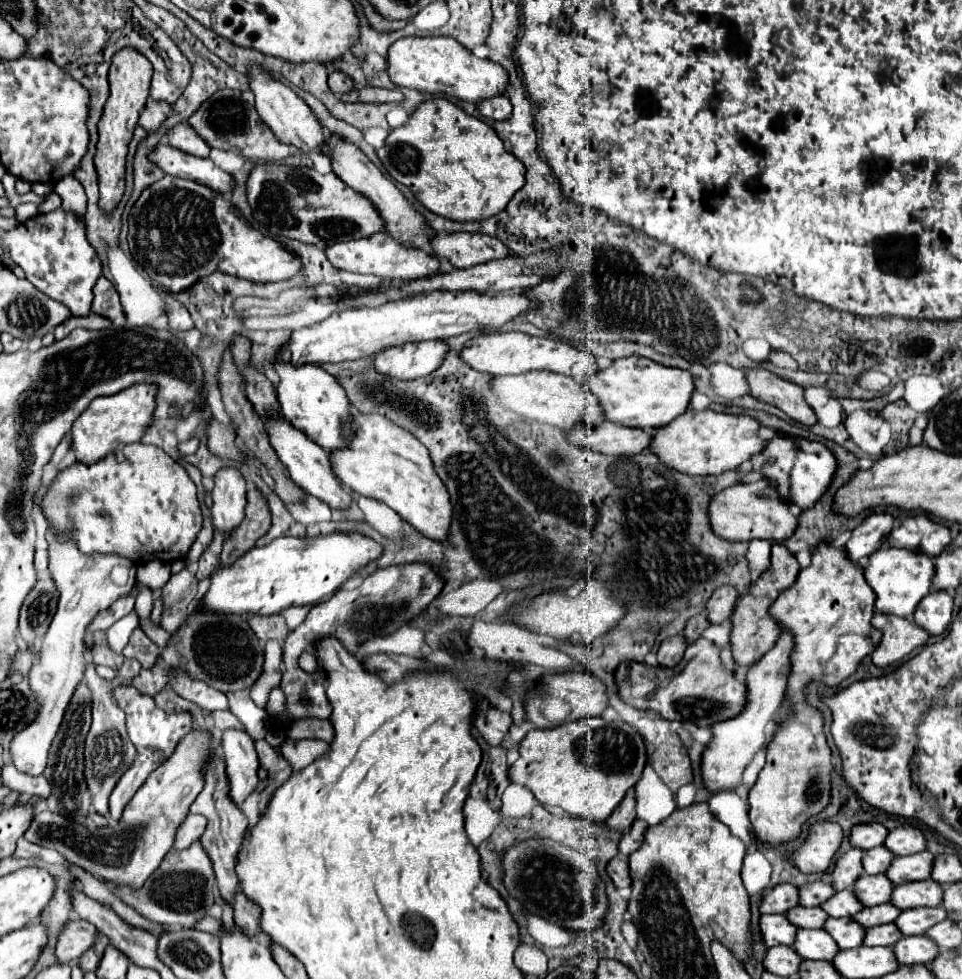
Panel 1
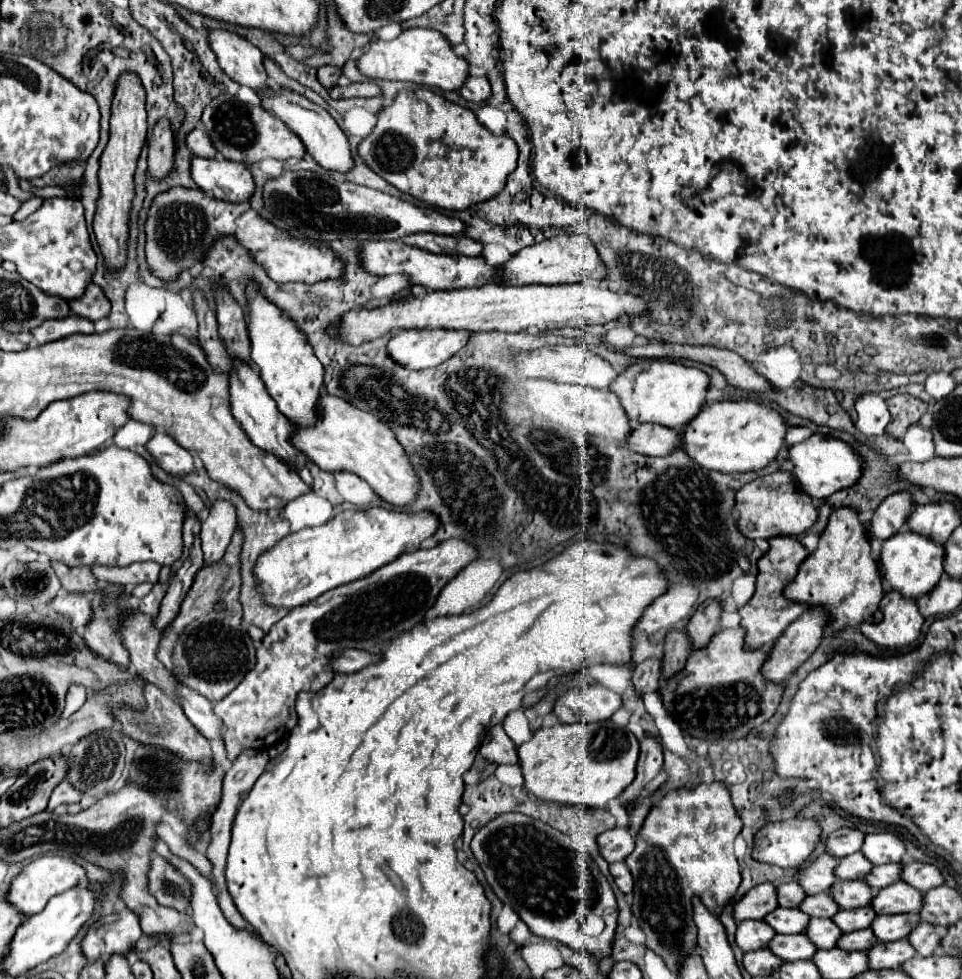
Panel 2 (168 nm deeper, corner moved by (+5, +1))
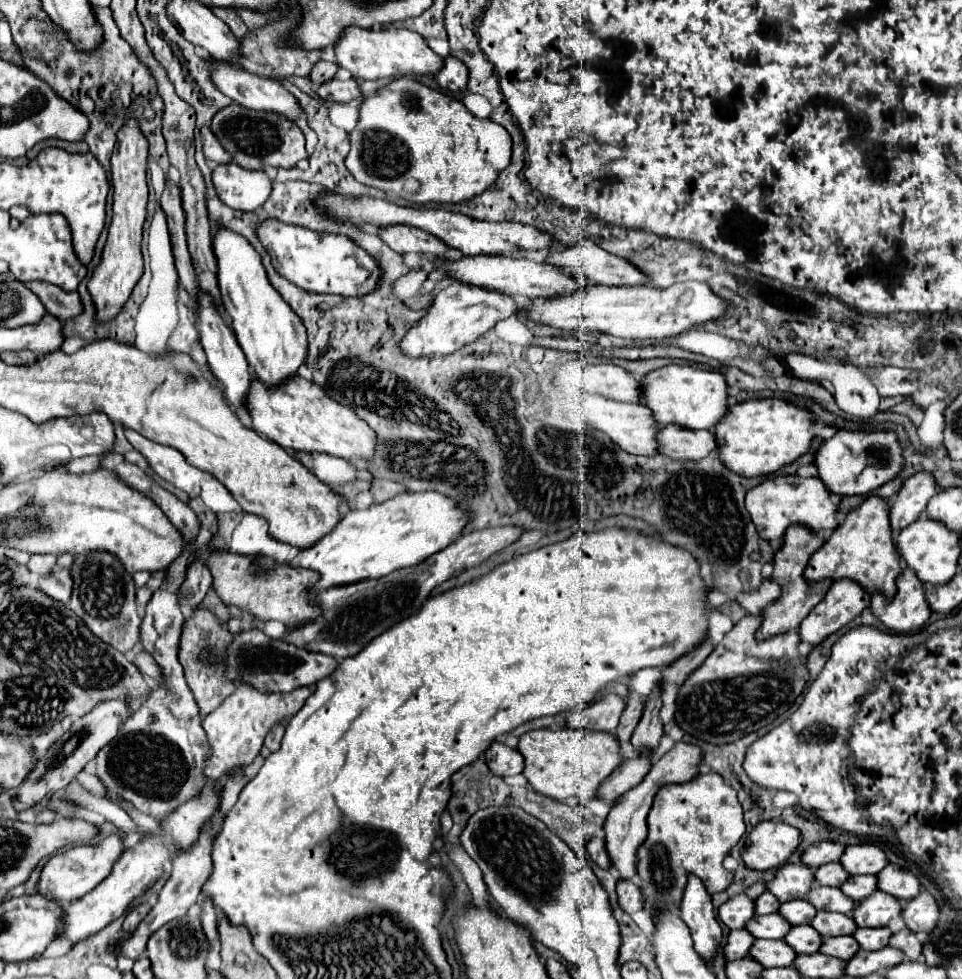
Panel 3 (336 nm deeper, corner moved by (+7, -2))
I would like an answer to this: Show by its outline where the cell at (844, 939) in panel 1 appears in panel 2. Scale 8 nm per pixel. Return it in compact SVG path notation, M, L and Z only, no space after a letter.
M810 919L804 933L818 949L834 949L838 937L842 935L832 919Z

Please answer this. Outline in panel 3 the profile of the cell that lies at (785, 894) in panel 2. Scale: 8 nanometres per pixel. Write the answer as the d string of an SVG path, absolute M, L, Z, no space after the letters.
M764 892L756 898L756 914L772 914L780 910L780 900L772 892Z

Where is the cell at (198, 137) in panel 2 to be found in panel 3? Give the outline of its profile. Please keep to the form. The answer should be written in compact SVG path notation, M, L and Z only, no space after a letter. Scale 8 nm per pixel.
M202 126L202 128L200 128L200 134L202 134L202 138L204 138L204 142L202 142L202 152L204 152L204 158L206 158L210 164L226 164L226 162L230 162L228 152L224 152L224 148L222 148L220 142L216 140L216 136L212 136L212 132L210 132L208 126Z

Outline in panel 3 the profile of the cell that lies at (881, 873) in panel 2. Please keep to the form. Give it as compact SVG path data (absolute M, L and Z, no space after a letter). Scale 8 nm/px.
M868 874L868 876L850 876L840 886L840 890L856 902L862 902L864 898L868 898L872 892L876 892L876 888L878 888L878 876L872 876L872 874Z

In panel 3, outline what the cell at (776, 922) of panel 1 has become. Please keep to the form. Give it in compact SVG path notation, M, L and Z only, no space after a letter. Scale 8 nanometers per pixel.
M740 928L740 930L732 930L730 936L728 936L728 944L724 946L724 954L726 954L726 960L738 960L738 958L746 958L750 954L750 948L754 944L754 936L746 930L746 928Z

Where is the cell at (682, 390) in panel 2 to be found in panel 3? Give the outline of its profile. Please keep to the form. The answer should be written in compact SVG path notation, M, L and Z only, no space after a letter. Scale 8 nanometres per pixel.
M670 364L660 370L652 370L642 380L642 404L652 410L652 418L658 426L676 424L682 428L712 428L718 424L728 408L726 380L716 370L702 370L694 366Z

